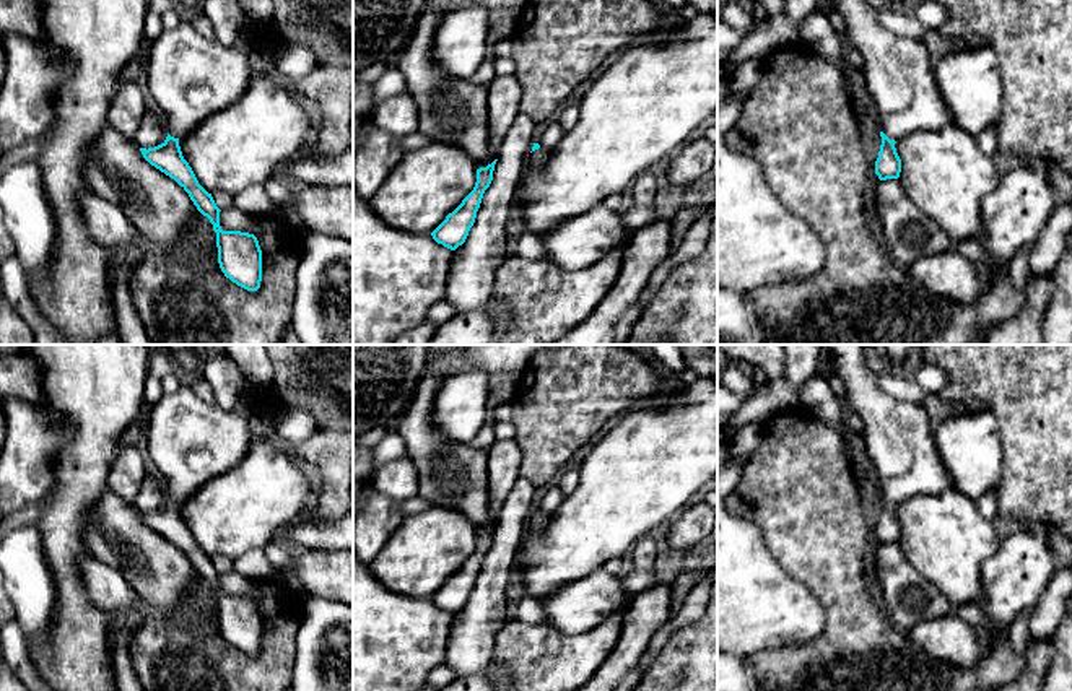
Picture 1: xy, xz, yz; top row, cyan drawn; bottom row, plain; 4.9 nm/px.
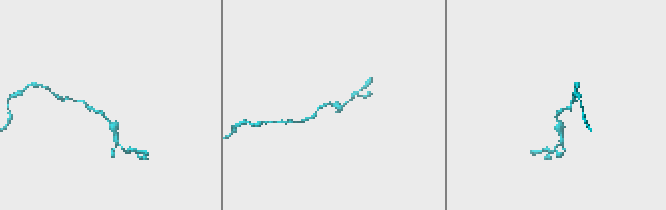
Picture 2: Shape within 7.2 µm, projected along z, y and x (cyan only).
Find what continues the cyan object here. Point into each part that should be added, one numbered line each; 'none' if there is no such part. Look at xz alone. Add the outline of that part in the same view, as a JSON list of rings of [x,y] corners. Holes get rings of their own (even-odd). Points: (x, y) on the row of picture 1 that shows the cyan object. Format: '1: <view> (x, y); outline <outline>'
1: xz (537, 158); outline [[[540,146],[538,150],[529,154],[527,167],[534,167],[534,169],[543,167],[548,158],[550,158],[550,150]]]

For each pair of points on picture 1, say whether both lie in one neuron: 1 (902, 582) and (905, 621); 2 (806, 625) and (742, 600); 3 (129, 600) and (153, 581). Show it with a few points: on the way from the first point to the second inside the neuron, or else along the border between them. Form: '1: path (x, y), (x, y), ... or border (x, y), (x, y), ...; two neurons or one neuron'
1: path (902, 592), (905, 595), (905, 612); one neuron
2: path (789, 615), (758, 607); one neuron
3: border (111, 566), (140, 599); two neurons

